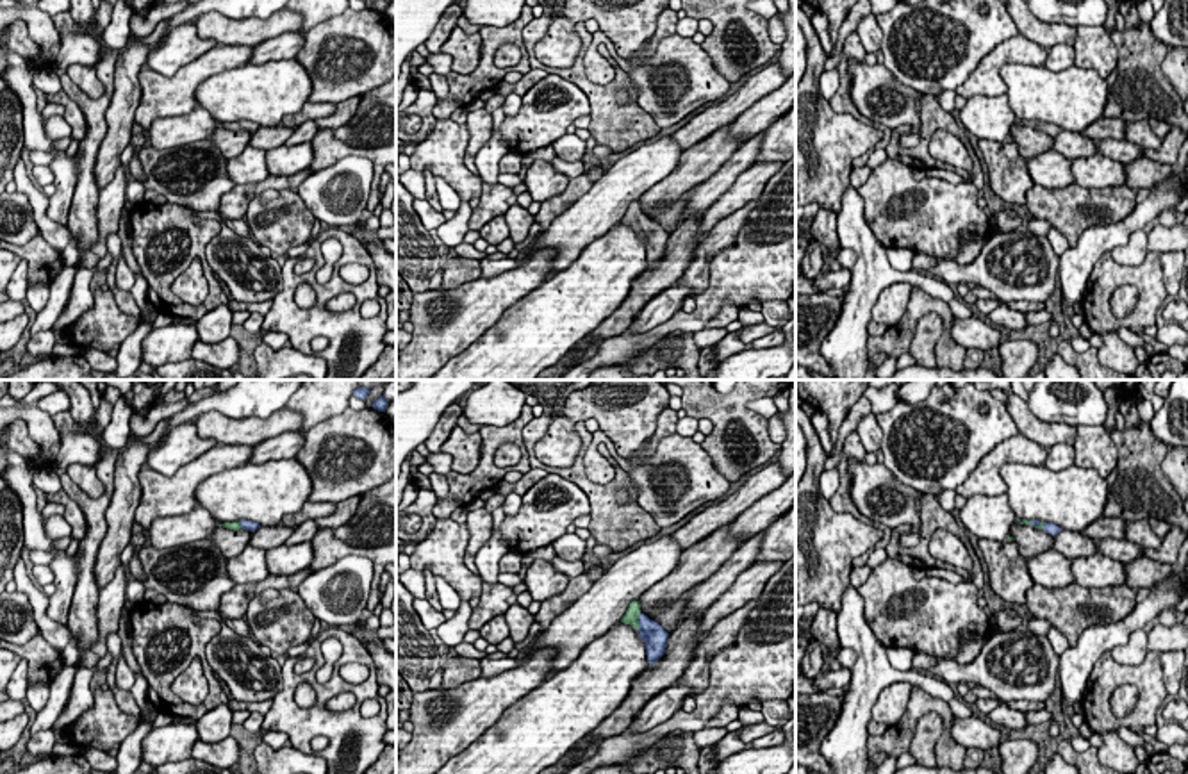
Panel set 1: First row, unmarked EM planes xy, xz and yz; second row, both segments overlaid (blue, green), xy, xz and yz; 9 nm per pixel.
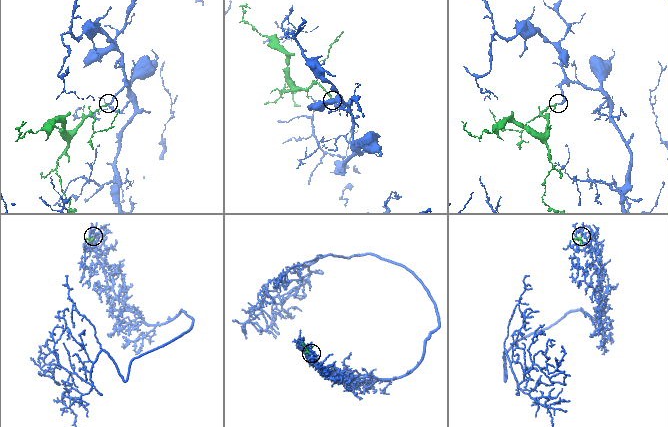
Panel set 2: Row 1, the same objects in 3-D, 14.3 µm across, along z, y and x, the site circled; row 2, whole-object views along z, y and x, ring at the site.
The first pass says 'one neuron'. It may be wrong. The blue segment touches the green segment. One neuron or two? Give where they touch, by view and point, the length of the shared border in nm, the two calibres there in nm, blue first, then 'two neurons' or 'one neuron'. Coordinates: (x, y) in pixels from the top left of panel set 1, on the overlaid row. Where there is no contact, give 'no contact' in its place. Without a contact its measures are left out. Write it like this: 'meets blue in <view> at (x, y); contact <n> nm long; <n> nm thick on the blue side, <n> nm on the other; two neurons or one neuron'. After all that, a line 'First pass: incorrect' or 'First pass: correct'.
meets blue in xz at (639, 621); contact 150 nm long; 220 nm thick on the blue side, 130 nm on the other; one neuron
First pass: correct

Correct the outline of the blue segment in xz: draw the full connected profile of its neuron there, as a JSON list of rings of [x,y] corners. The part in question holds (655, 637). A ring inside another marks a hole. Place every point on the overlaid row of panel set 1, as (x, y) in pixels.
[[[631,601],[621,622],[633,626],[646,642],[648,663],[655,665],[665,653],[669,633],[640,612],[639,601]]]

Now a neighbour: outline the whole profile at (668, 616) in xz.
[[[678,597],[674,601],[667,601],[658,610],[655,610],[651,615],[648,615],[651,621],[658,622],[667,633],[672,633],[678,624],[681,622],[681,612],[685,608],[687,601],[685,597]]]

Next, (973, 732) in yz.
[[[978,715],[967,719],[956,717],[951,735],[965,749],[976,747],[988,751],[992,747],[999,747],[1001,744],[1001,728],[986,724]]]

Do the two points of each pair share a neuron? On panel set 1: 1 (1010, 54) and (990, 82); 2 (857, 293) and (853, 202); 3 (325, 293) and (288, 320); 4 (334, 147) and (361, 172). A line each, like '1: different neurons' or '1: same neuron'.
1: same neuron
2: same neuron
3: same neuron
4: different neurons

